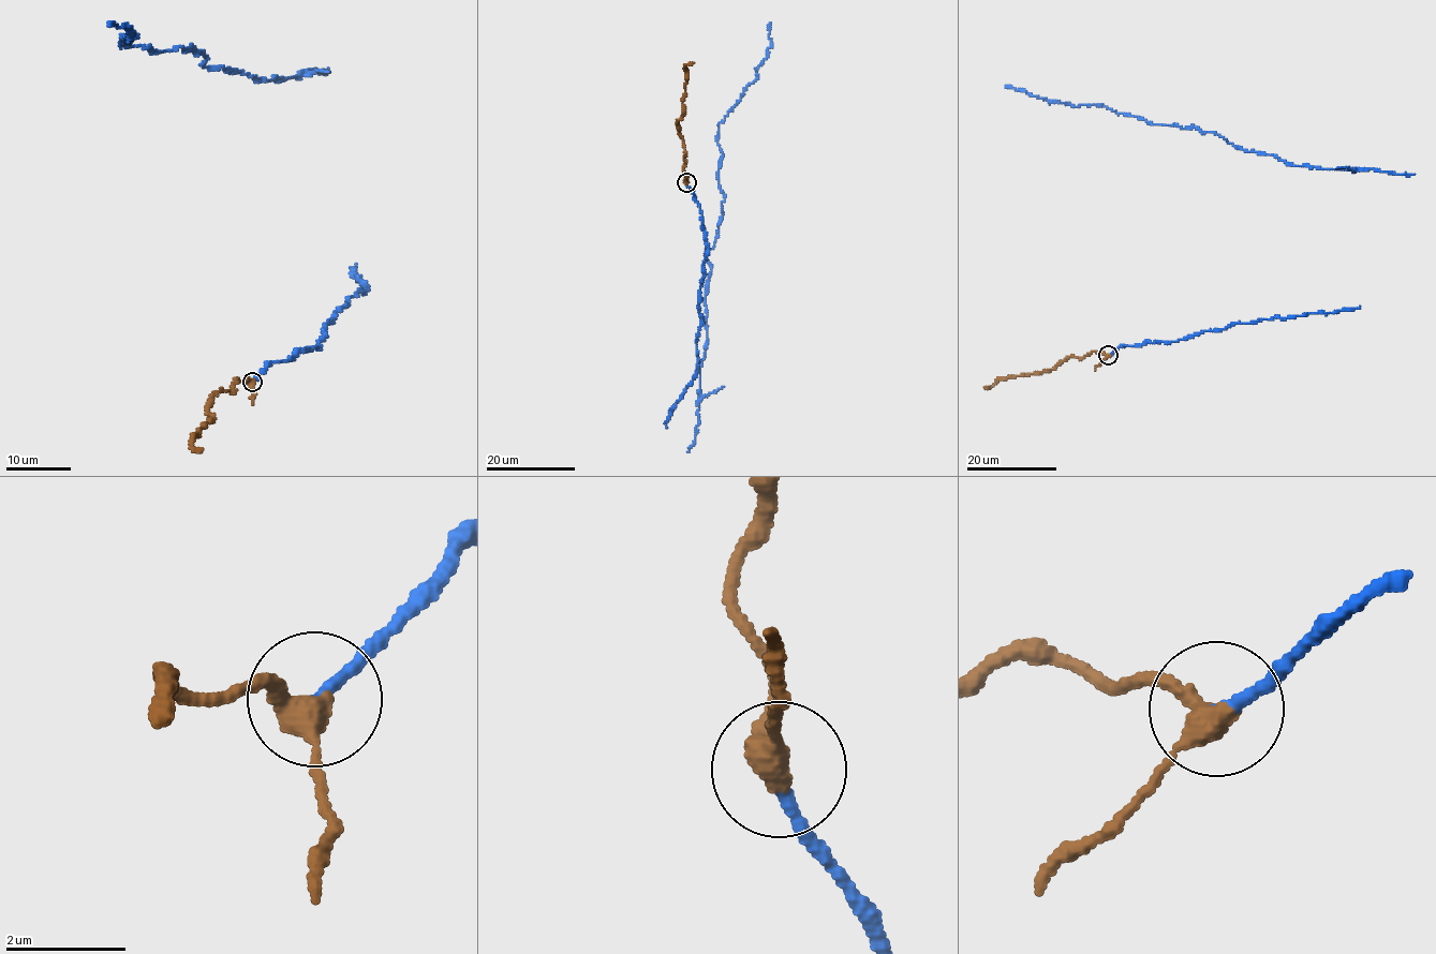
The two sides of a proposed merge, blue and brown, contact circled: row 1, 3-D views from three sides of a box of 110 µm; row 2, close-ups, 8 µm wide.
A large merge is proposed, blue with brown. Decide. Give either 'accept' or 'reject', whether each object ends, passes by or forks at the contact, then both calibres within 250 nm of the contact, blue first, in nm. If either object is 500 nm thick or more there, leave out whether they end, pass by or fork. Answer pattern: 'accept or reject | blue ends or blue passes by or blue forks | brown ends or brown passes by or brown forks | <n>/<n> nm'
accept | blue ends | brown passes by | 180/400 nm

